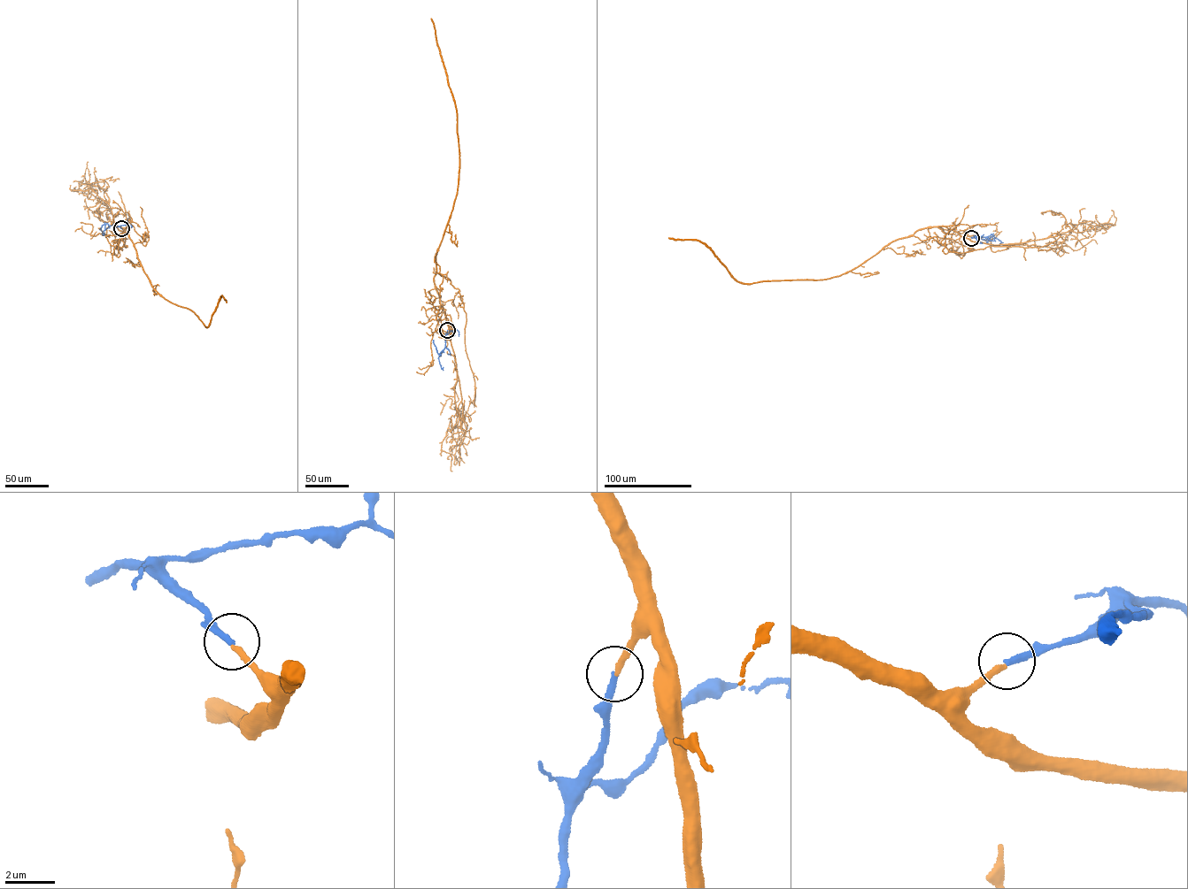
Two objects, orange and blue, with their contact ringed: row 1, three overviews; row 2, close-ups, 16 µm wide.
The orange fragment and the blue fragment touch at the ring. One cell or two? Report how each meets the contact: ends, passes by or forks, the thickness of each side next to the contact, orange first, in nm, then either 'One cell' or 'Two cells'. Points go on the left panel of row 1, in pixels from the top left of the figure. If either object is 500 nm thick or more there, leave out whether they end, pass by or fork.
At the ring orange ends. At the ring blue ends. Thickness 200 nm (orange) against 240 nm. One cell

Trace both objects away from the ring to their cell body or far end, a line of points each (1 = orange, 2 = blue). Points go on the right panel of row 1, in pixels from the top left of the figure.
1: (971, 238), (944, 226), (926, 228), (892, 241), (838, 276), (744, 284), (698, 241), (668, 238)
2: (971, 238), (988, 236), (983, 239), (970, 237)

